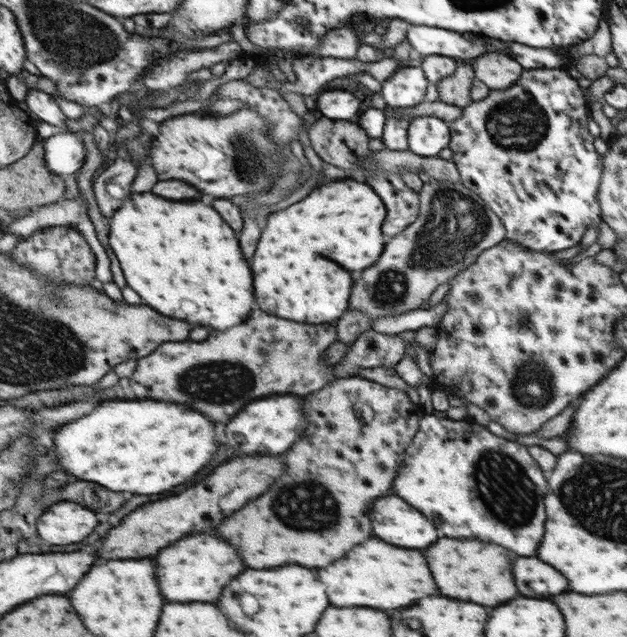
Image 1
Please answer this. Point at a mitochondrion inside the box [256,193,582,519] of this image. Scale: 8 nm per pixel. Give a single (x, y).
(533, 386)

